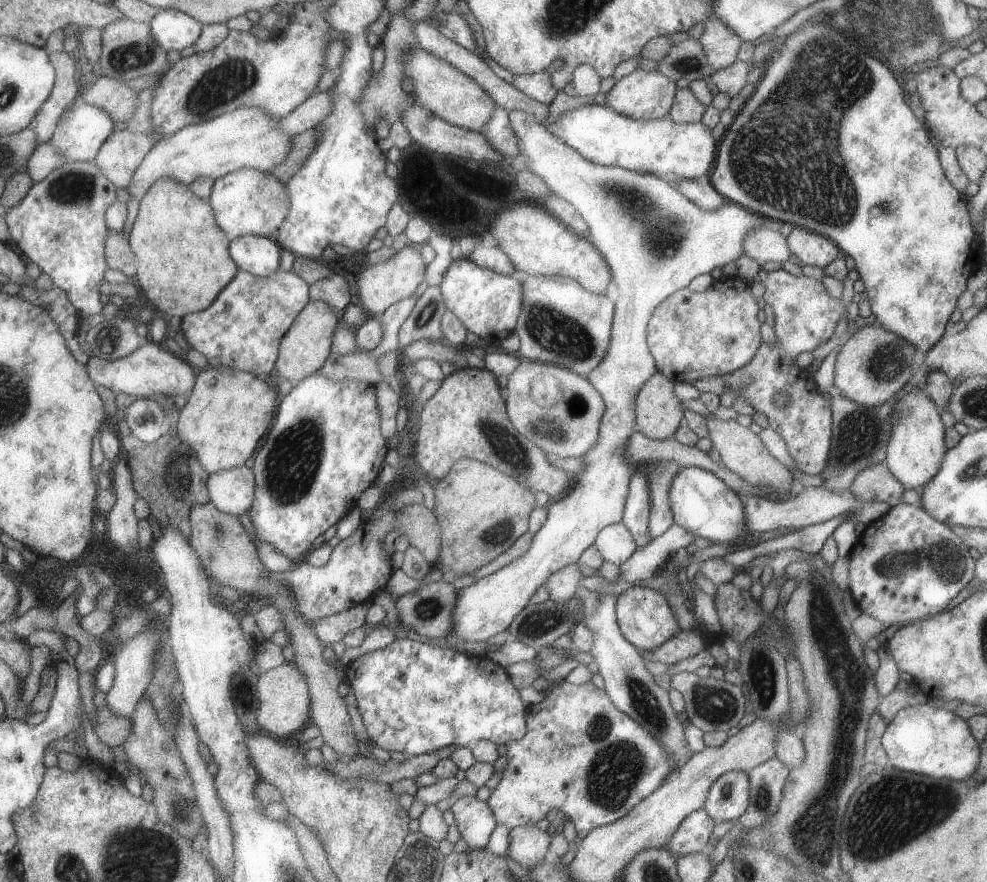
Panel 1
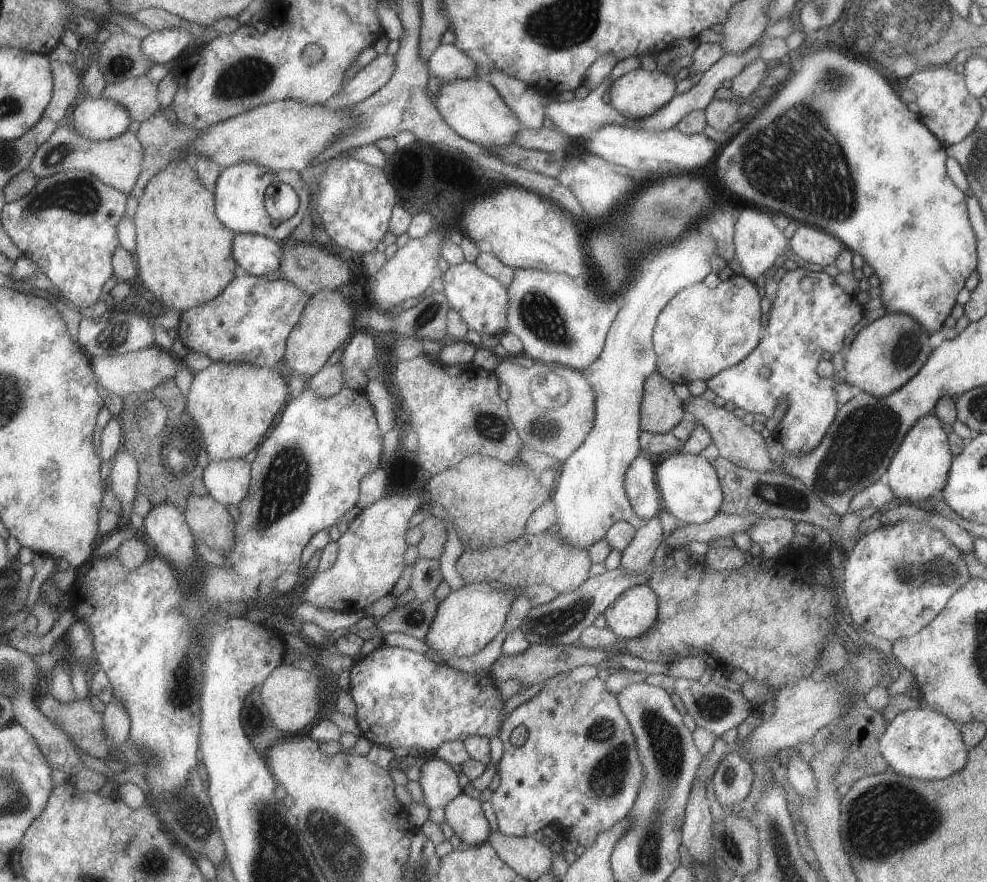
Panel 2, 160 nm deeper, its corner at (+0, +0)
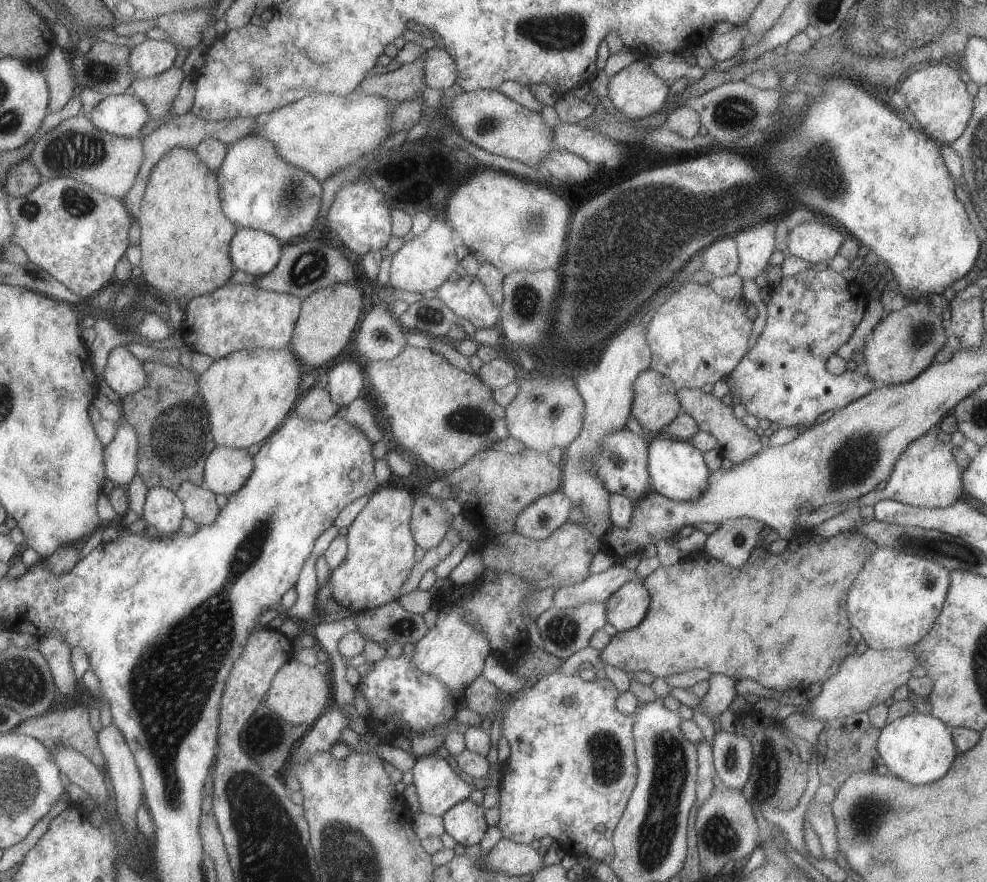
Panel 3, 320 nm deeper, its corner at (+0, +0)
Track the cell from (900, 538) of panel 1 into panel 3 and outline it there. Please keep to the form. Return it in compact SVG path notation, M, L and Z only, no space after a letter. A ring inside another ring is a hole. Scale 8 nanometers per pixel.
M877 545L847 591L845 608L850 626L858 630L869 649L912 647L929 632L944 605L948 572L933 560Z

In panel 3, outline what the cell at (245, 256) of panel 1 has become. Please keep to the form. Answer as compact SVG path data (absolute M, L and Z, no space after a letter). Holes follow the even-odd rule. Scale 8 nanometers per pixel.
M241 227L231 237L229 248L233 268L258 277L277 264L282 243L266 232Z

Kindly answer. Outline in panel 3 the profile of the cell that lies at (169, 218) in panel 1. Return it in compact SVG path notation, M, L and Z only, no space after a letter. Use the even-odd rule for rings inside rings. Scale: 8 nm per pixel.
M172 148L163 155L149 173L140 202L138 225L140 228L140 272L149 286L156 288L163 300L177 300L181 296L193 298L210 293L225 284L234 272L229 258L231 237L238 228L221 210L216 173L191 149Z

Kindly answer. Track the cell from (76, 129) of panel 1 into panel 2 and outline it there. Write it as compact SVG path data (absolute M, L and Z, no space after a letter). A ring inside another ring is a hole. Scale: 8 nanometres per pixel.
M101 97L76 101L69 115L72 129L91 142L121 136L132 122L121 104Z

